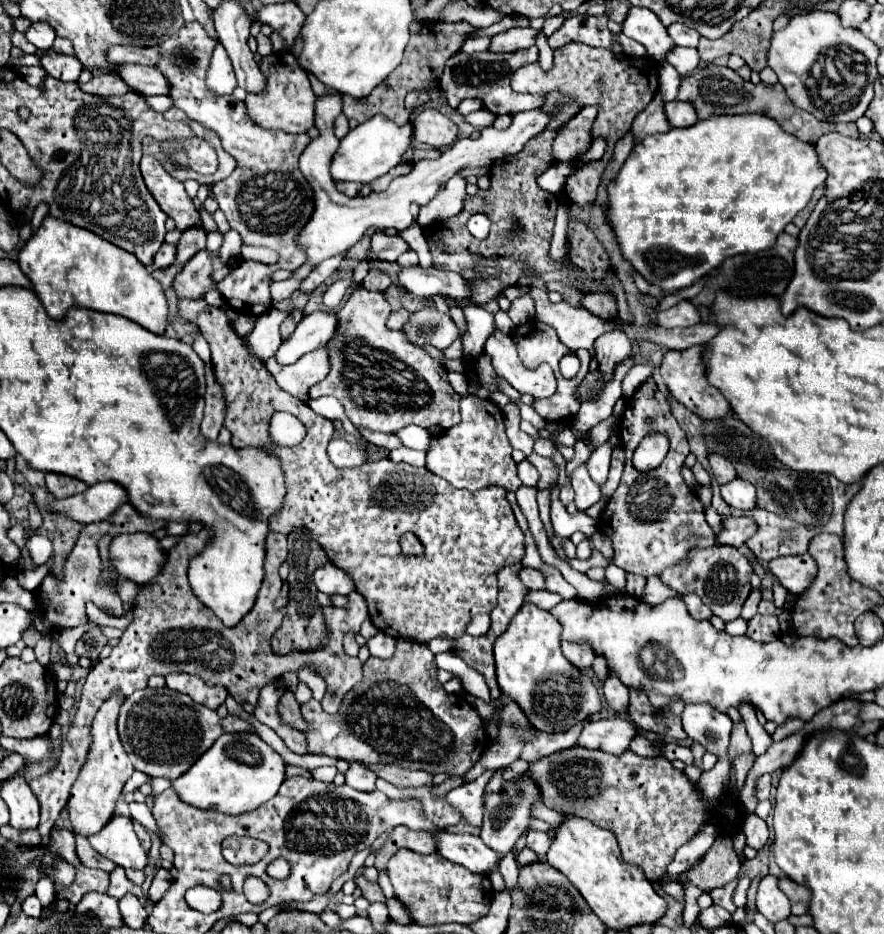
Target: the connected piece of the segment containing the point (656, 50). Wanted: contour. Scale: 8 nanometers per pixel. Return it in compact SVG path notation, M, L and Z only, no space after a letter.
M633 6L627 14L627 20L623 22L623 34L641 42L647 50L647 56L655 62L665 60L665 56L675 48L675 42L671 42L671 36L659 18L655 18L651 10L637 6Z

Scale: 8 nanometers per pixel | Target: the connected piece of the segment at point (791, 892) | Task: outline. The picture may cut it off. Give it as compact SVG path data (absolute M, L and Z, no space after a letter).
M783 876L783 878L779 878L779 888L791 900L795 916L807 914L807 910L809 910L809 890L805 886L799 886L799 884L791 882L787 876Z

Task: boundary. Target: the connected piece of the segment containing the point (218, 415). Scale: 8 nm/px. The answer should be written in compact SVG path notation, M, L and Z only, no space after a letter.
M205 364L205 380L207 380L207 392L205 392L205 416L201 422L201 434L207 440L217 440L217 434L223 428L225 418L225 396L223 386L217 382L211 364Z

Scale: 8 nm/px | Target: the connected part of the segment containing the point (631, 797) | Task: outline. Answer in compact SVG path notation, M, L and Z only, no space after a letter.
M575 746L533 762L525 774L539 784L547 808L569 816L581 816L599 828L611 830L623 860L643 868L645 878L651 882L663 876L677 848L689 842L709 818L723 822L723 832L731 836L741 830L741 816L733 802L723 798L711 816L697 788L683 772L675 770L667 758L641 758L631 750L613 756L601 750Z

